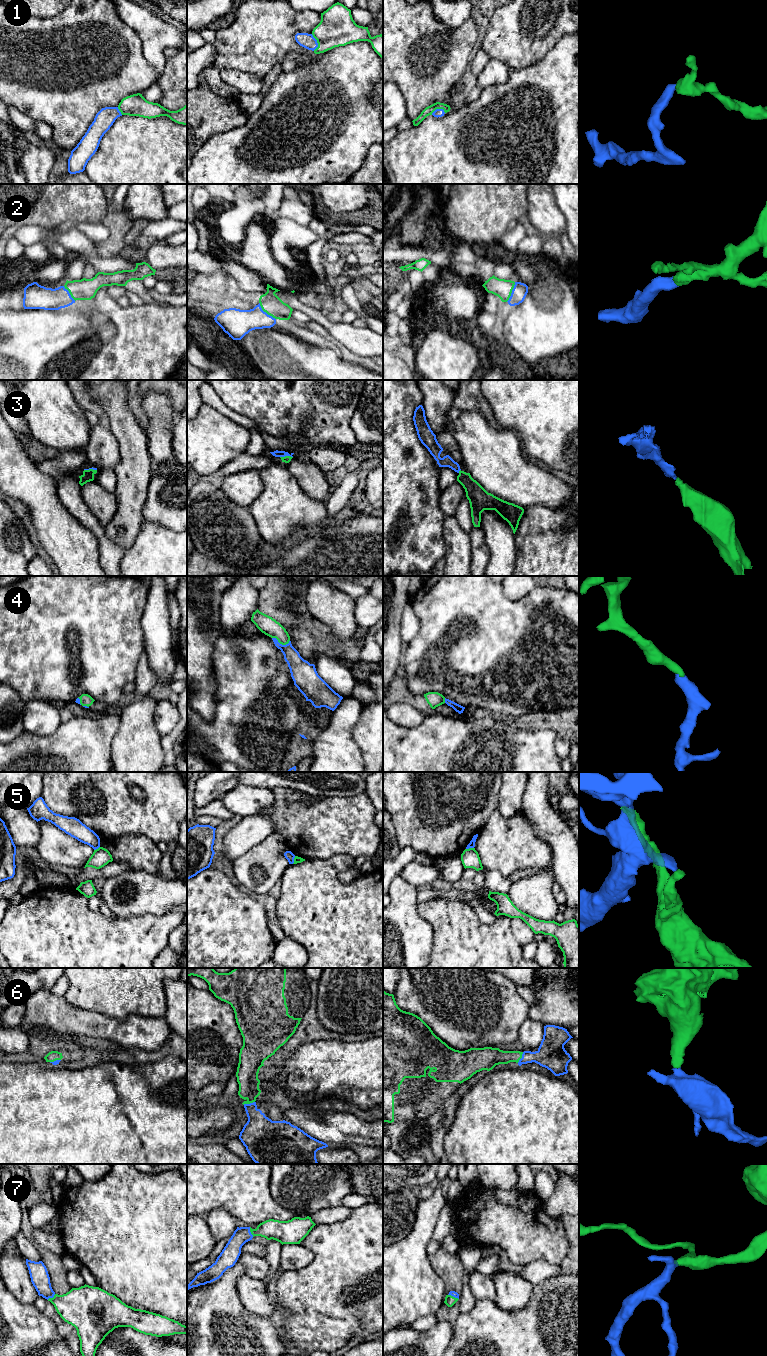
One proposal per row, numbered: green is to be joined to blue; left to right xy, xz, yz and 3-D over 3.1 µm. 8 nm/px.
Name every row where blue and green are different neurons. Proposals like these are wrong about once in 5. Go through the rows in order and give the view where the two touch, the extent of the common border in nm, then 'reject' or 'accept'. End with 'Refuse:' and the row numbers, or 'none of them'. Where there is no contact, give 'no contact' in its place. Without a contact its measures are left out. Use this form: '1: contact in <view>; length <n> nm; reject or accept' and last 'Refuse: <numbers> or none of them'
1: contact in xz; length 140 nm; accept
2: contact in xz; length 190 nm; accept
3: contact in xz; length 100 nm; accept
4: contact in xz; length 150 nm; accept
5: contact in xz; length 70 nm; reject
6: contact in xz; length 100 nm; accept
7: contact in xz; length 90 nm; accept
Refuse: 5

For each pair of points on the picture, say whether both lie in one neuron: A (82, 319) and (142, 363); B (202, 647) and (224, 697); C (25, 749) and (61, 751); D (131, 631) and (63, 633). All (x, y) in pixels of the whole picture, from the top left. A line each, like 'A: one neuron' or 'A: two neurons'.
A: two neurons
B: two neurons
C: one neuron
D: one neuron

